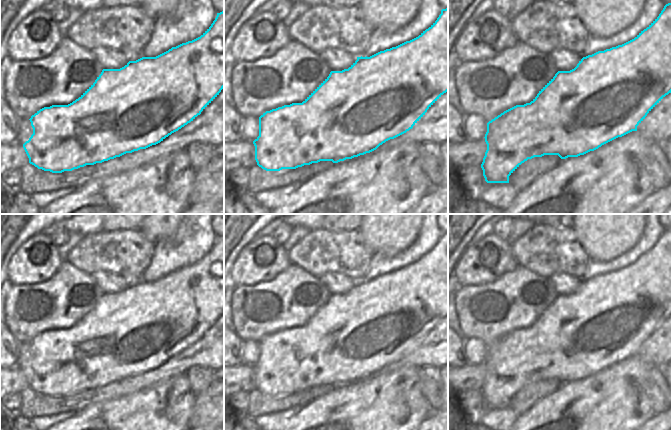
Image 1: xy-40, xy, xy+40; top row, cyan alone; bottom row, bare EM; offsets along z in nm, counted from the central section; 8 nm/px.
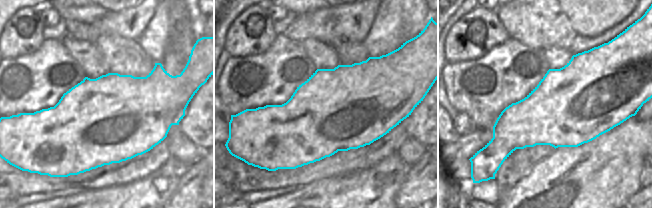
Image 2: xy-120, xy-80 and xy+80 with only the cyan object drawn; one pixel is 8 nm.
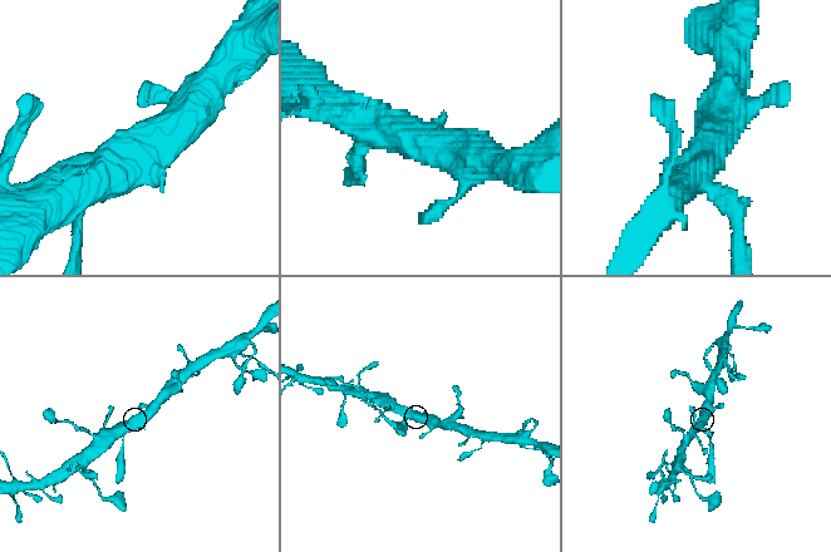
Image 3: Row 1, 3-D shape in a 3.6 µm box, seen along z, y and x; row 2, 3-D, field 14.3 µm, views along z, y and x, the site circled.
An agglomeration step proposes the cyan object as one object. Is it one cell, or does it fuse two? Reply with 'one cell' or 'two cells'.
one cell

